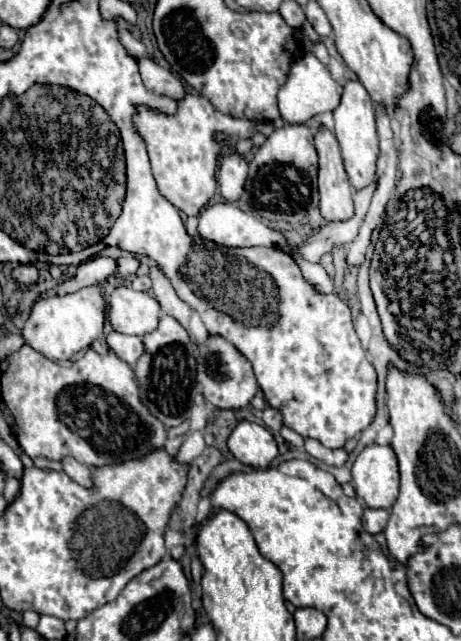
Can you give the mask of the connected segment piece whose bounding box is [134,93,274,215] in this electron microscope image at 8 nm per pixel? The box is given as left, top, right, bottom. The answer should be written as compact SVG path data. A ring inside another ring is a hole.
M186 93L180 101L178 101L178 111L174 115L164 115L164 113L156 113L150 109L136 109L136 127L140 131L140 135L146 141L148 147L148 155L152 161L152 173L154 179L158 183L160 193L182 213L186 215L198 215L200 209L204 205L208 205L208 201L214 197L216 191L216 167L218 167L218 155L230 147L236 145L240 139L250 139L254 133L262 133L262 135L270 135L274 131L272 123L260 123L260 121L250 121L250 119L236 119L230 115L220 113L218 109L212 107L212 103L204 97L204 95L190 95ZM216 133L226 133L224 141L218 141L214 135Z

